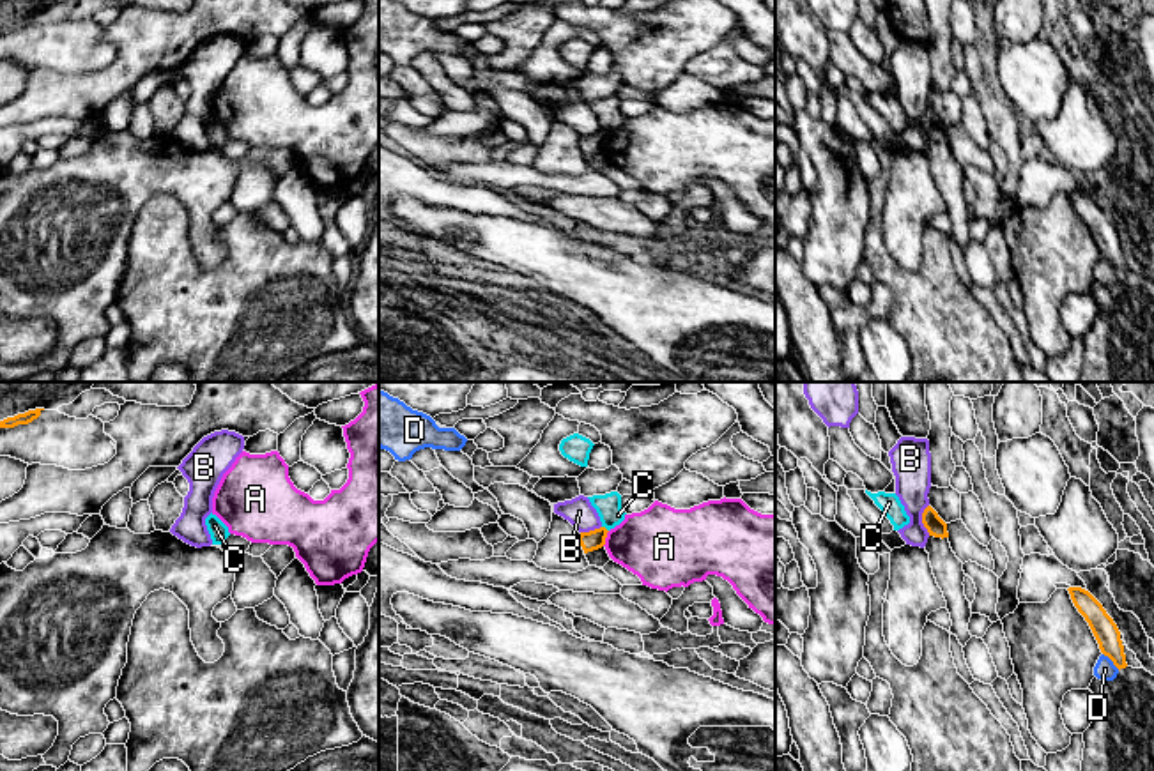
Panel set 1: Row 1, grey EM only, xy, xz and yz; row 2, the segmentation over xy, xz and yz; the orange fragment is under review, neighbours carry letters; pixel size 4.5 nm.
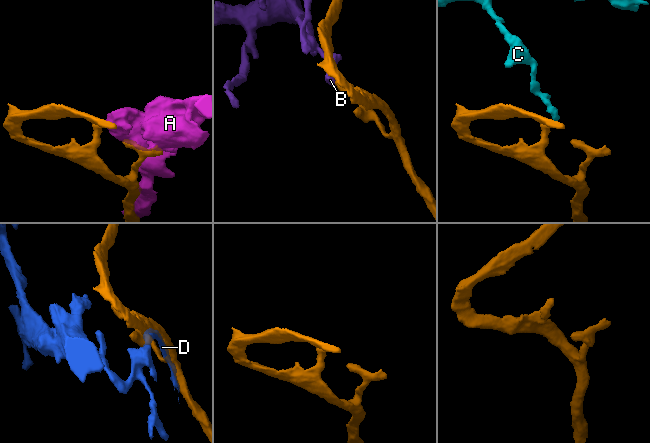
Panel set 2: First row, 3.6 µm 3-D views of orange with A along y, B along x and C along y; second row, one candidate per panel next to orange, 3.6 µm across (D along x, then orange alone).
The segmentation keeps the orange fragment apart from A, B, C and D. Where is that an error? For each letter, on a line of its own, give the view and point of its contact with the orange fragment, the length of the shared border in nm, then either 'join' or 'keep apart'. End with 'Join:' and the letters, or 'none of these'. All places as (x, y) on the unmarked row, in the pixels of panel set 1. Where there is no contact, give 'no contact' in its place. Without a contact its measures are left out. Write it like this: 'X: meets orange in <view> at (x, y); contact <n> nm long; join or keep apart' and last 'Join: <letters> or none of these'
A: meets orange in xz at (606, 140); contact 80 nm long; keep apart
B: meets orange in yz at (923, 124); contact 140 nm long; keep apart
C: meets orange in xz at (606, 133); contact 40 nm long; keep apart
D: meets orange in yz at (1112, 264); contact 110 nm long; keep apart
Join: none of these

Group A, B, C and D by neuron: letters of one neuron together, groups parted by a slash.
A / B / C / D

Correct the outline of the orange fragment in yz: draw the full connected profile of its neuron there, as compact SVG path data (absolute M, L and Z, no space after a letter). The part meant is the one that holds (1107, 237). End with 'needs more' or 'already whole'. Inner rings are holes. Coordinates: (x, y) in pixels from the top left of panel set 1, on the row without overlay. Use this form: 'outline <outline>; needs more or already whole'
outline M1069 191L1071 203L1078 216L1089 226L1099 253L1104 260L1108 260L1113 269L1120 274L1126 272L1126 258L1120 244L1120 235L1113 223L1106 218L1103 209L1085 193Z; already whole

